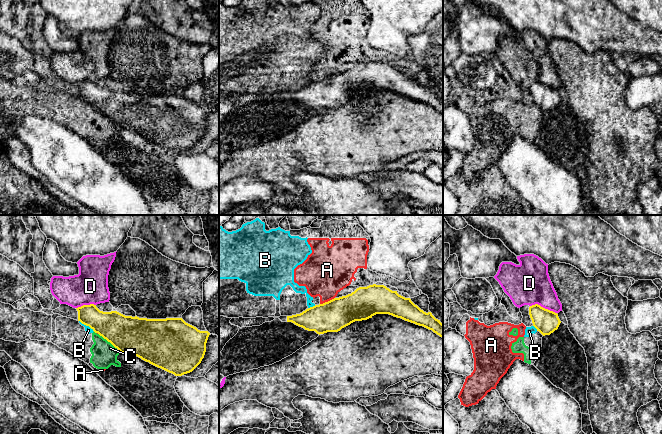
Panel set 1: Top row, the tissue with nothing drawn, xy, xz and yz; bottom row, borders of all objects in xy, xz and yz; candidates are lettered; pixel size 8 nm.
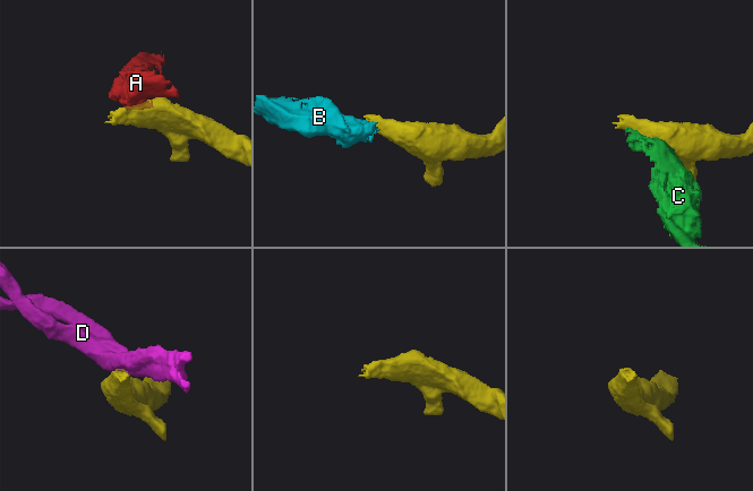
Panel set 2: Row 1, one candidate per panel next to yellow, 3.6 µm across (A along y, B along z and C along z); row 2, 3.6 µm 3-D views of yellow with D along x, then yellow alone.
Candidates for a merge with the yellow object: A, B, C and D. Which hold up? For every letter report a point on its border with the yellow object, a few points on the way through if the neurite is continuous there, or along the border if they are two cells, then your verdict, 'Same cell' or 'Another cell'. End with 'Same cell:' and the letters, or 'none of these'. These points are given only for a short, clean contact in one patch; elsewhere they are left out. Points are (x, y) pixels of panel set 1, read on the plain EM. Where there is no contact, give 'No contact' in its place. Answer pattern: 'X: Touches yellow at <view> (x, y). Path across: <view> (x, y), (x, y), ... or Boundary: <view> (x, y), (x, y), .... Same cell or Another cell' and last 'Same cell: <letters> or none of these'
A: Touches yellow at xz (328, 77). Boundary: xz (334, 73), (320, 80). Another cell
B: Touches yellow at xy (87, 101). Boundary: xy (79, 96), (94, 107). Another cell
C: Touches yellow at xy (110, 118). Boundary: xy (98, 109), (121, 128). Another cell
D: Touches yellow at yz (542, 83). Boundary: yz (530, 81), (537, 80), (556, 89). Another cell
Same cell: none of these

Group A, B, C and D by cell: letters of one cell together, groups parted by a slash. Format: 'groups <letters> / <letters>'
groups A B C / D

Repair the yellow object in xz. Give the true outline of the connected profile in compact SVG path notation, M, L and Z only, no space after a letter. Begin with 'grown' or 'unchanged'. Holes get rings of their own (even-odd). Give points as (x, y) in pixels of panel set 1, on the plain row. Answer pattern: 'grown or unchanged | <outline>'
grown | M376 60L359 63L351 70L315 81L300 90L275 94L320 111L338 108L355 97L367 96L376 90L401 94L432 106L443 114L443 100L431 88L424 88L397 67Z

